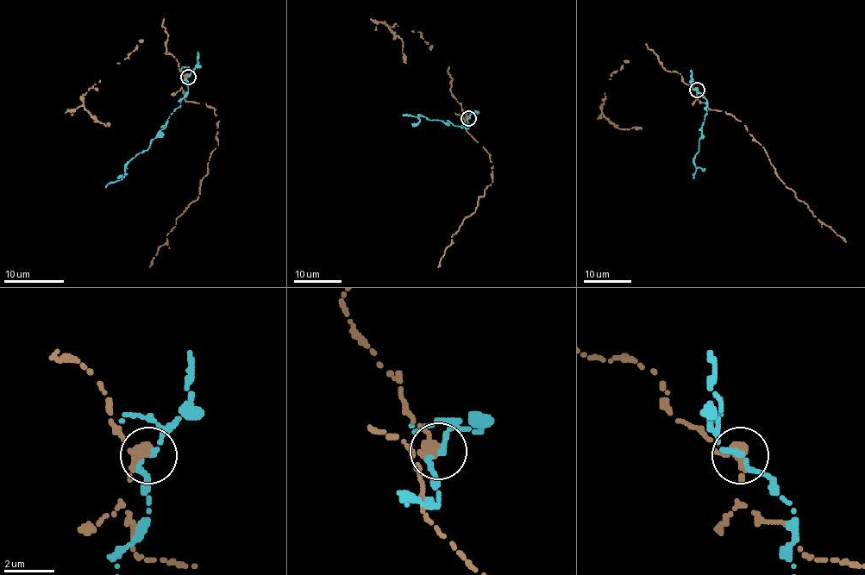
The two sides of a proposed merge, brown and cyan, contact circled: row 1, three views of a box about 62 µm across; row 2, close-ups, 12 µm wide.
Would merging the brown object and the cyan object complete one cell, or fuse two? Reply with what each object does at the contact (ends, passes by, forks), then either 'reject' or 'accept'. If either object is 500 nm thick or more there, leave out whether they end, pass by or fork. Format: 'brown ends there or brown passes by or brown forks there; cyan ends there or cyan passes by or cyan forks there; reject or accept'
brown passes by; cyan passes by; accept

